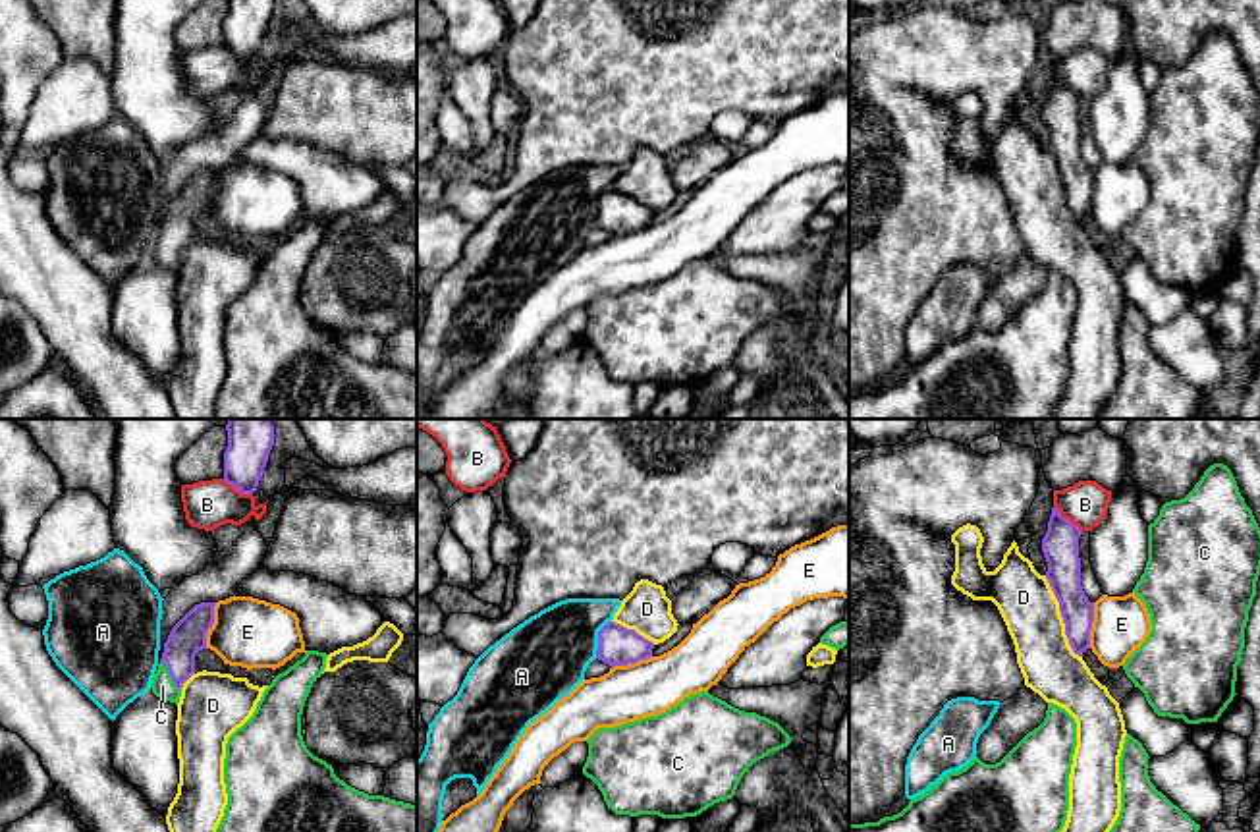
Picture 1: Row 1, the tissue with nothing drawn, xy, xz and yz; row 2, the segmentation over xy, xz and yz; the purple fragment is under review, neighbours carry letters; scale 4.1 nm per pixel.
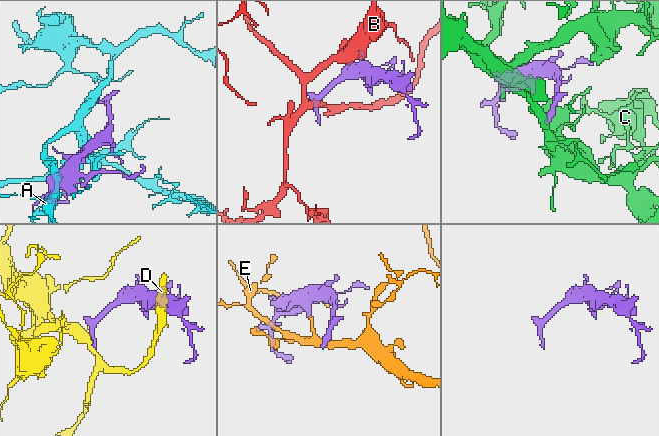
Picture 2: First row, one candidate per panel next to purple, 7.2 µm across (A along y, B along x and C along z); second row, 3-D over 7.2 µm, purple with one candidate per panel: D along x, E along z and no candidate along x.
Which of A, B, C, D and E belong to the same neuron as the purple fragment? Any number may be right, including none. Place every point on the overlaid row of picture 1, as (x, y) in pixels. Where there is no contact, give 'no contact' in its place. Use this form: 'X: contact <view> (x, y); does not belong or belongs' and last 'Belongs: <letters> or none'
A: contact xz (599, 639); does not belong
B: contact yz (1068, 520); does not belong
C: contact xy (170, 674); belongs
D: contact yz (1062, 616); does not belong
E: contact xy (211, 626); does not belong
Belongs: C

